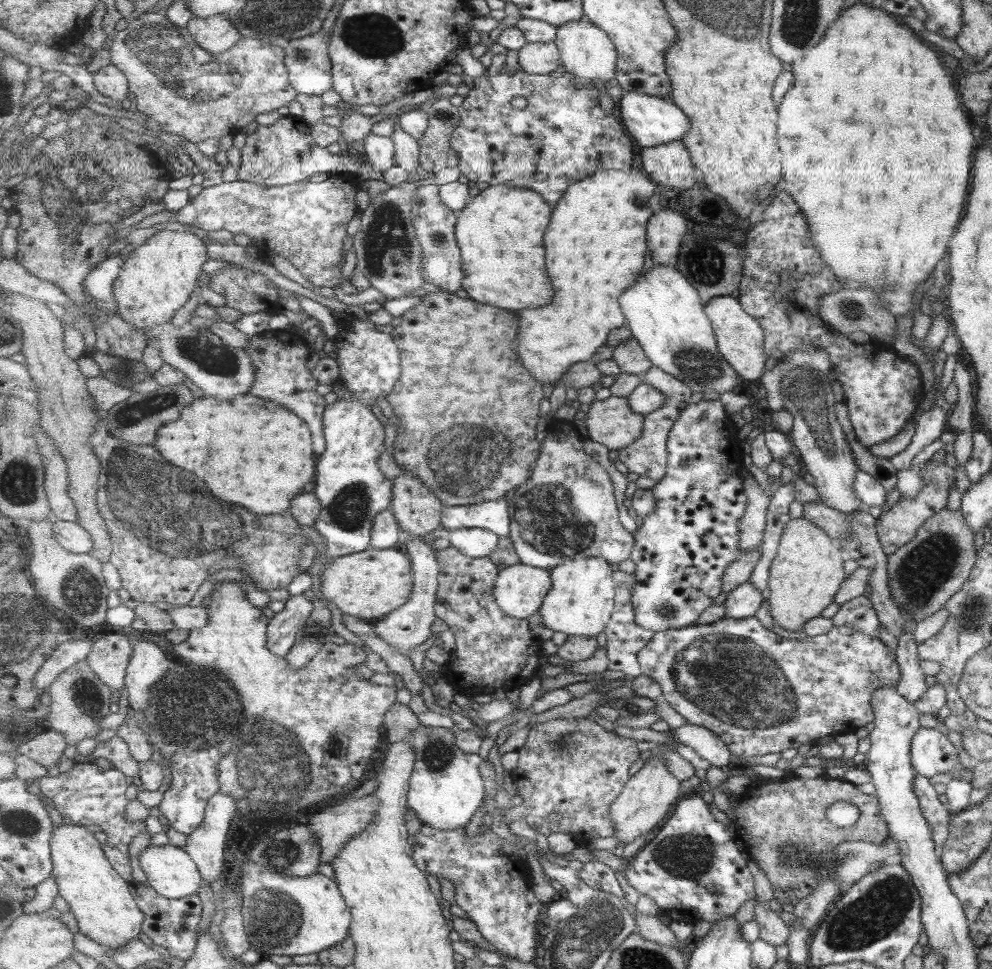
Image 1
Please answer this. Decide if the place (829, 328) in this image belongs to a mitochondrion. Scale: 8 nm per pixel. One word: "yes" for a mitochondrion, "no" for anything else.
no

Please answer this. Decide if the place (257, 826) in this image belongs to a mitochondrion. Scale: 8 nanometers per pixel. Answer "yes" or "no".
yes

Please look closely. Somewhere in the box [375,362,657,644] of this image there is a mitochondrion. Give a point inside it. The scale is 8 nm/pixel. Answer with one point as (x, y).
(465, 462)

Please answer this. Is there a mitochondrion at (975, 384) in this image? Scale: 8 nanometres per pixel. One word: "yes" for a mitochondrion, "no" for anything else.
no

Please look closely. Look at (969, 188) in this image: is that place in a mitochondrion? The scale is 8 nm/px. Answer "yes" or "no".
no

